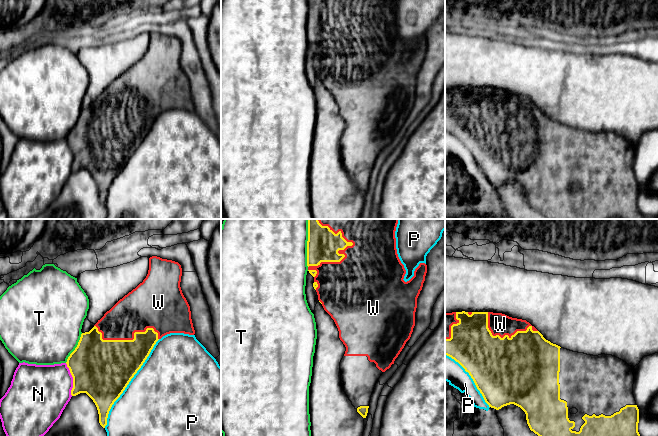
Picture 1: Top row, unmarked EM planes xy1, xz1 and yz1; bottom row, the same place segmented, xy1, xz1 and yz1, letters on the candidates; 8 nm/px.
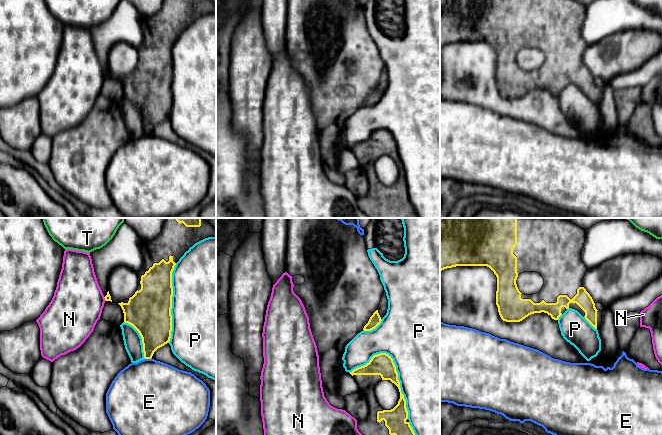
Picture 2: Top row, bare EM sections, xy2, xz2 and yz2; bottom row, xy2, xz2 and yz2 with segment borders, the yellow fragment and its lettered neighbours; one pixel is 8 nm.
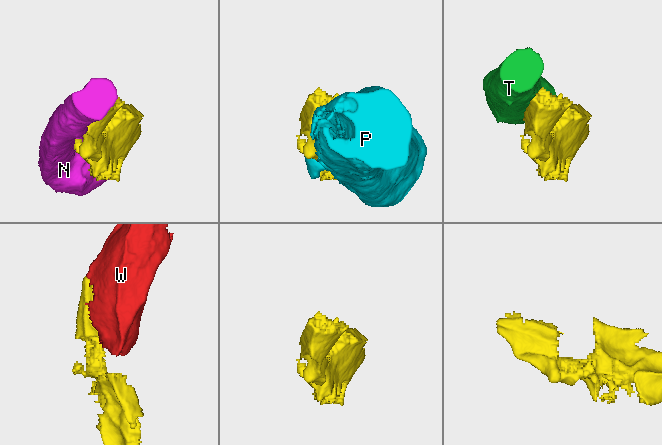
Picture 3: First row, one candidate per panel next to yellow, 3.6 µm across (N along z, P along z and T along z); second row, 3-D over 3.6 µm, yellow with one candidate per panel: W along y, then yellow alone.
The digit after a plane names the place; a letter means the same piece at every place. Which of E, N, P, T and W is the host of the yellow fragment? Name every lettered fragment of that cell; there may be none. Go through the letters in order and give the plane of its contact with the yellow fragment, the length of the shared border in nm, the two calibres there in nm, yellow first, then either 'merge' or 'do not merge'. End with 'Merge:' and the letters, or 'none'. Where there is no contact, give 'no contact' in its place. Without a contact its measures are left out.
E: meets yellow in xy2; contact 60 nm long; 260 nm thick on the yellow side, 480 nm on the other; do not merge
N: meets yellow in xy1; contact 280 nm long; 480 nm thick on the yellow side, 420 nm on the other; do not merge
P: meets yellow in xz2; contact 600 nm long; 180 nm thick on the yellow side, 500 nm on the other; do not merge
T: meets yellow in xz1; contact 340 nm long; 260 nm thick on the yellow side, 480 nm on the other; do not merge
W: meets yellow in xz1; contact 420 nm long; 260 nm thick on the yellow side, 480 nm on the other; merge
Merge: W

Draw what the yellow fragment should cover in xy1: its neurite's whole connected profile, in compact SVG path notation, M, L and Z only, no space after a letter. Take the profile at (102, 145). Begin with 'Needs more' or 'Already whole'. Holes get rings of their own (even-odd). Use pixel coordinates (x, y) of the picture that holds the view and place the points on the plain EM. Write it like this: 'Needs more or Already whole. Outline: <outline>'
Needs more. Outline: M150 33L148 50L143 58L107 87L89 108L82 109L77 123L68 133L66 140L73 153L71 171L86 169L93 176L103 204L112 181L156 118L170 109L195 110L190 82L180 63L181 52L182 44L178 38Z

